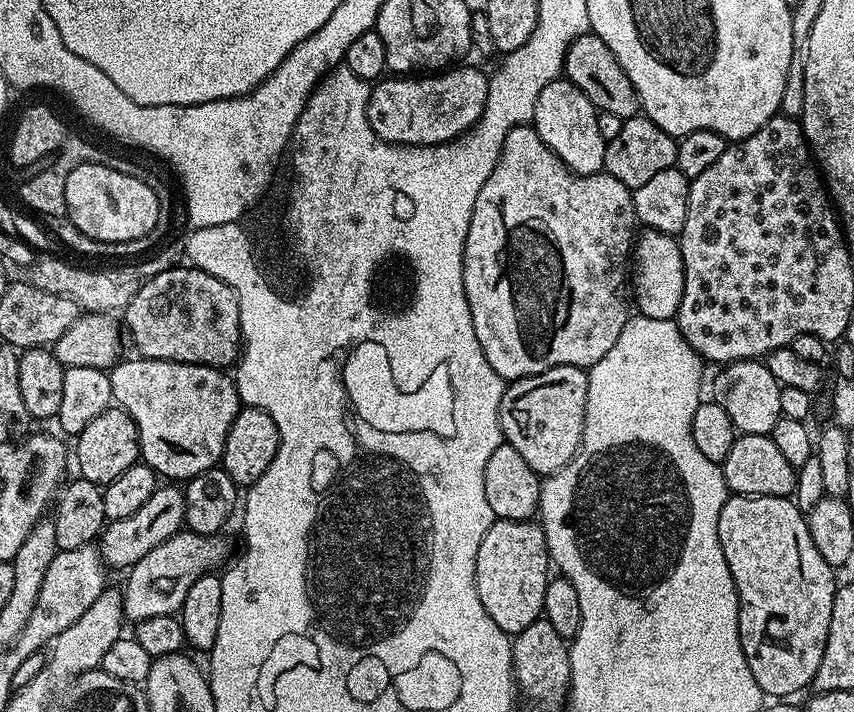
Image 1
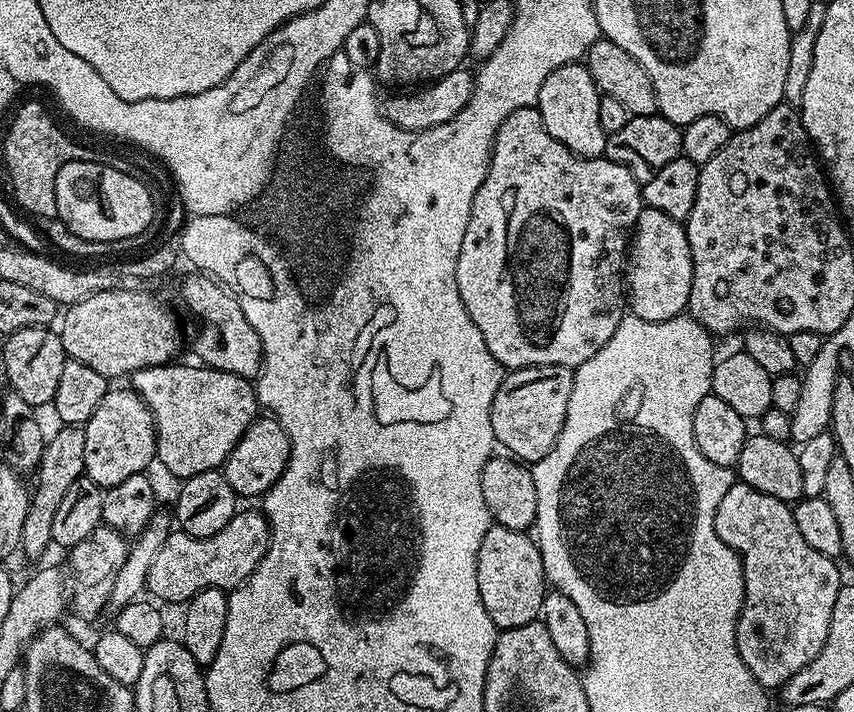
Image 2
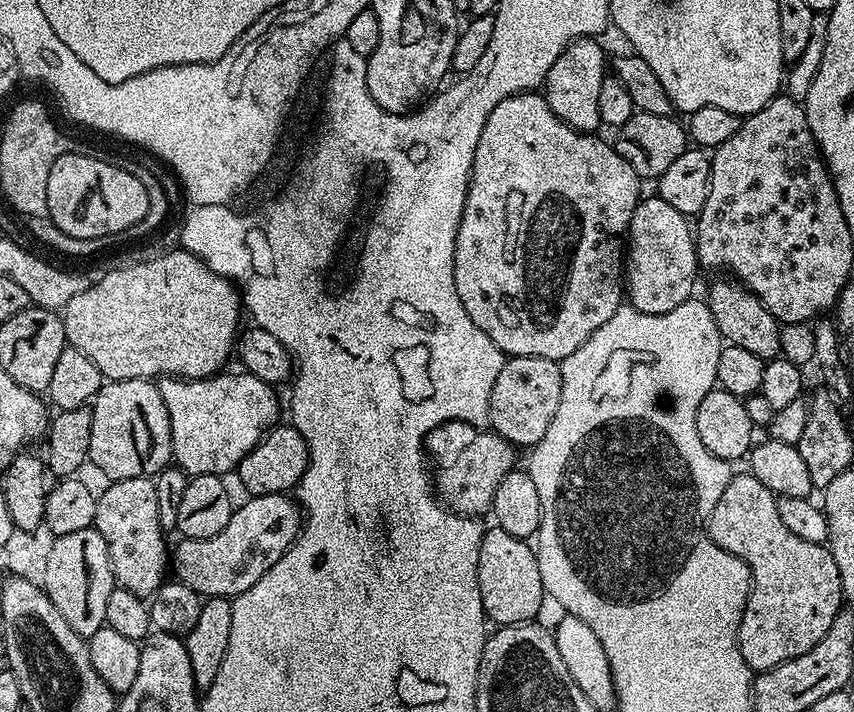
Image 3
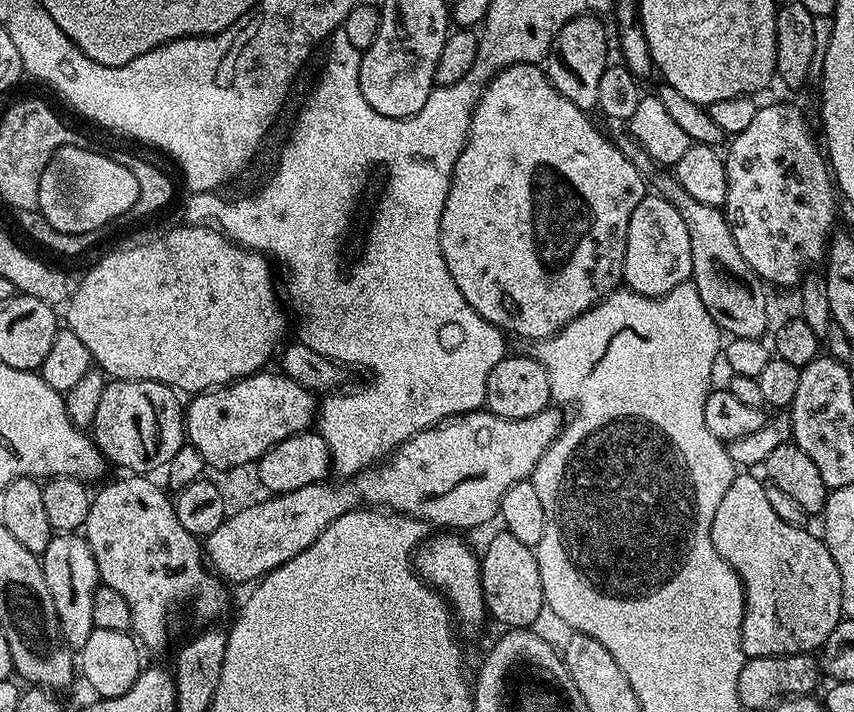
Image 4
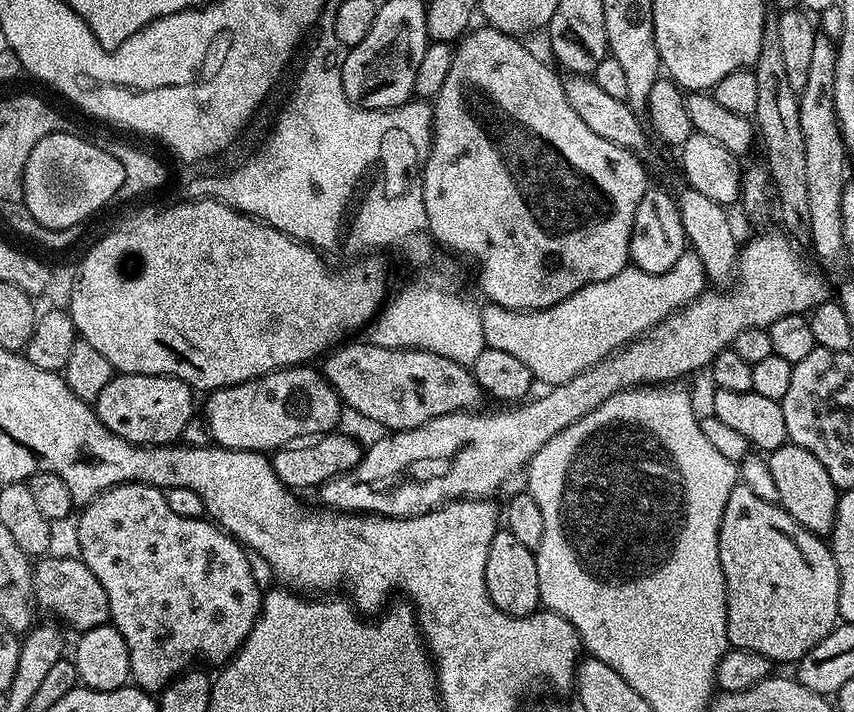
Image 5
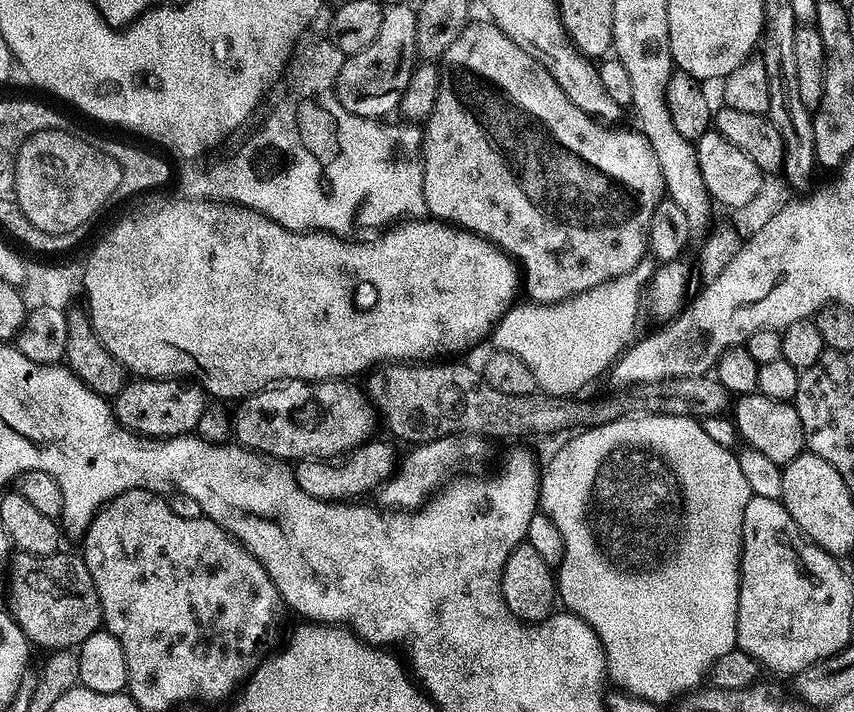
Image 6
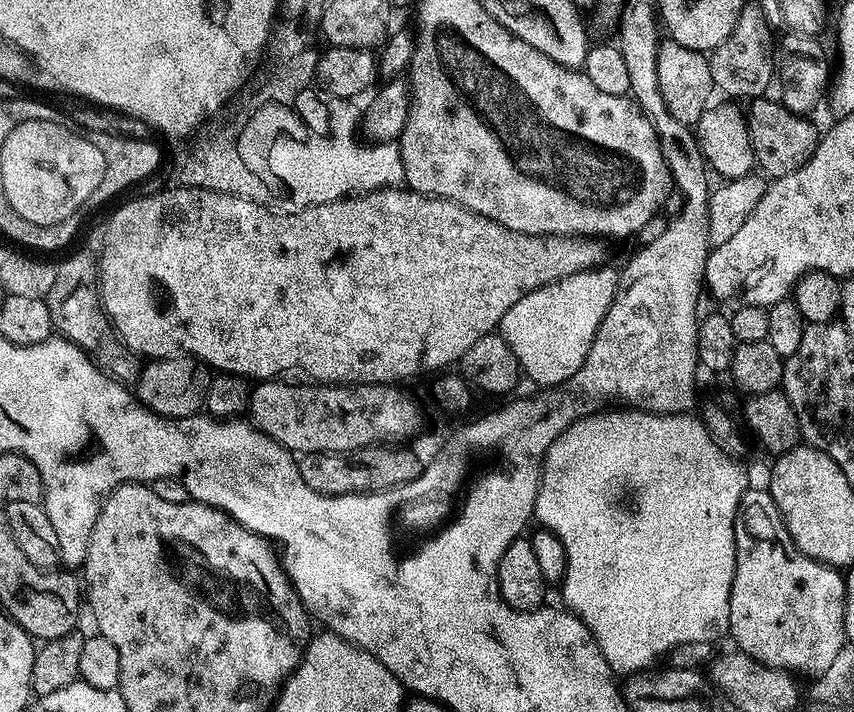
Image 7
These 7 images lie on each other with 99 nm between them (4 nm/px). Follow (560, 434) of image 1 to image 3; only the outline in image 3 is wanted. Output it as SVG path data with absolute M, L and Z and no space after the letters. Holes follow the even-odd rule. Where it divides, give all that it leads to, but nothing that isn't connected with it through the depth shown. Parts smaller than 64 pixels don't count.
M514 356L505 359L498 378L490 390L487 423L491 431L514 446L534 446L554 422L558 402L562 398L560 365L550 358Z

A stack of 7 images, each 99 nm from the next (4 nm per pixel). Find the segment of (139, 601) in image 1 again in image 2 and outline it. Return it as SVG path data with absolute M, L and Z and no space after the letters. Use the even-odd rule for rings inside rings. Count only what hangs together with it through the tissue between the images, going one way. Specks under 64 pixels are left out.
M260 510L237 511L236 516L230 518L230 522L226 522L218 534L210 534L210 538L194 538L185 532L173 530L166 542L162 542L162 550L158 550L150 565L147 591L152 591L151 595L157 601L183 605L194 594L207 588L237 588L243 580L250 578L250 574L254 574L267 549L268 520Z

